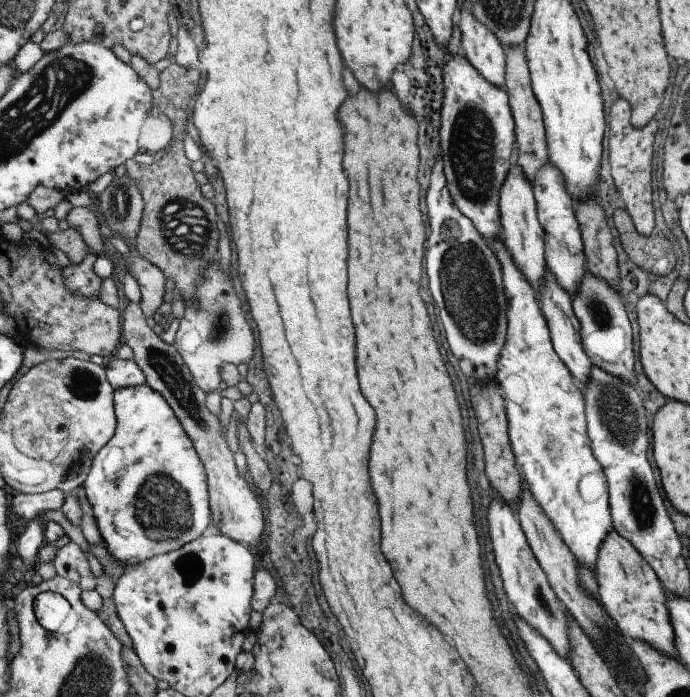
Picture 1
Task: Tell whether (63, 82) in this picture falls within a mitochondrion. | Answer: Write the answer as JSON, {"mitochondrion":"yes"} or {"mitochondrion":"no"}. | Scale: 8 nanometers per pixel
{"mitochondrion":"yes"}

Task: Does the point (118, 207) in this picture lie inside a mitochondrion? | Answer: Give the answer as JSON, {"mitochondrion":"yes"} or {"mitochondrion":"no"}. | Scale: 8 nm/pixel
{"mitochondrion":"yes"}

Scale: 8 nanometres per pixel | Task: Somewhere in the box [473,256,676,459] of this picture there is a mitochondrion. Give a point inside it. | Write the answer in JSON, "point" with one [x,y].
{"point":[618,415]}

